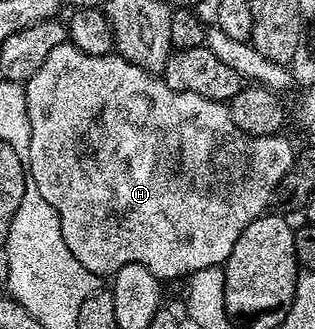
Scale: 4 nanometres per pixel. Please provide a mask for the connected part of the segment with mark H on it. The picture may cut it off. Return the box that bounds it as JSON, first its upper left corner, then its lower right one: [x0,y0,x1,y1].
[24,40,295,280]

